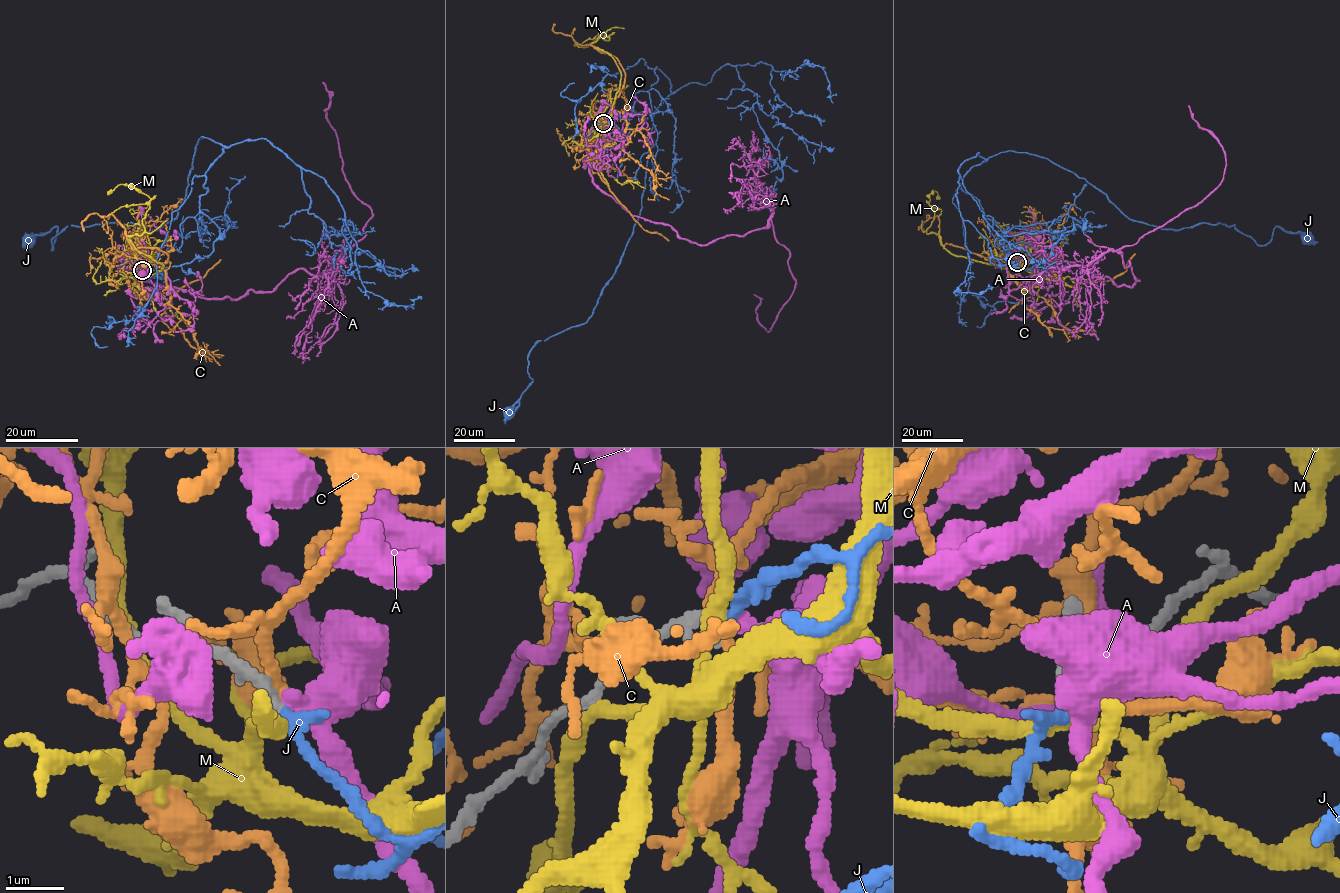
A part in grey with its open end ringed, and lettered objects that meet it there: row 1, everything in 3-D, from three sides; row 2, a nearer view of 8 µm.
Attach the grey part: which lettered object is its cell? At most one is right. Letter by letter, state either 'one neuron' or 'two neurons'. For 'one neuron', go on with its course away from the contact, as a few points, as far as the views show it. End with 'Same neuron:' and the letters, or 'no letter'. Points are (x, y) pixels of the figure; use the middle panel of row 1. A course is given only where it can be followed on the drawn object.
A: two neurons
C: two neurons
J: one neuron; it runs (603, 123), (666, 111), (656, 67), (670, 81), (621, 260), (584, 323), (533, 347), (508, 411)
M: two neurons
Same neuron: J

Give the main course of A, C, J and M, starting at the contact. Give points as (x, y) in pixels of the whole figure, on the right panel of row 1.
A: (1017, 262), (1039, 253), (1116, 285), (1138, 281), (1114, 250), (1193, 207), (1223, 177), (1223, 148), (1188, 105)
C: (1018, 260), (1010, 250), (1032, 243), (1044, 264), (1073, 285), (1113, 280), (1126, 269), (1135, 253)
J: (1017, 262), (961, 187), (1011, 150), (1084, 178), (1133, 221), (1305, 239)
M: (1017, 263), (952, 255), (938, 234), (926, 232), (934, 218), (930, 194), (938, 199)

